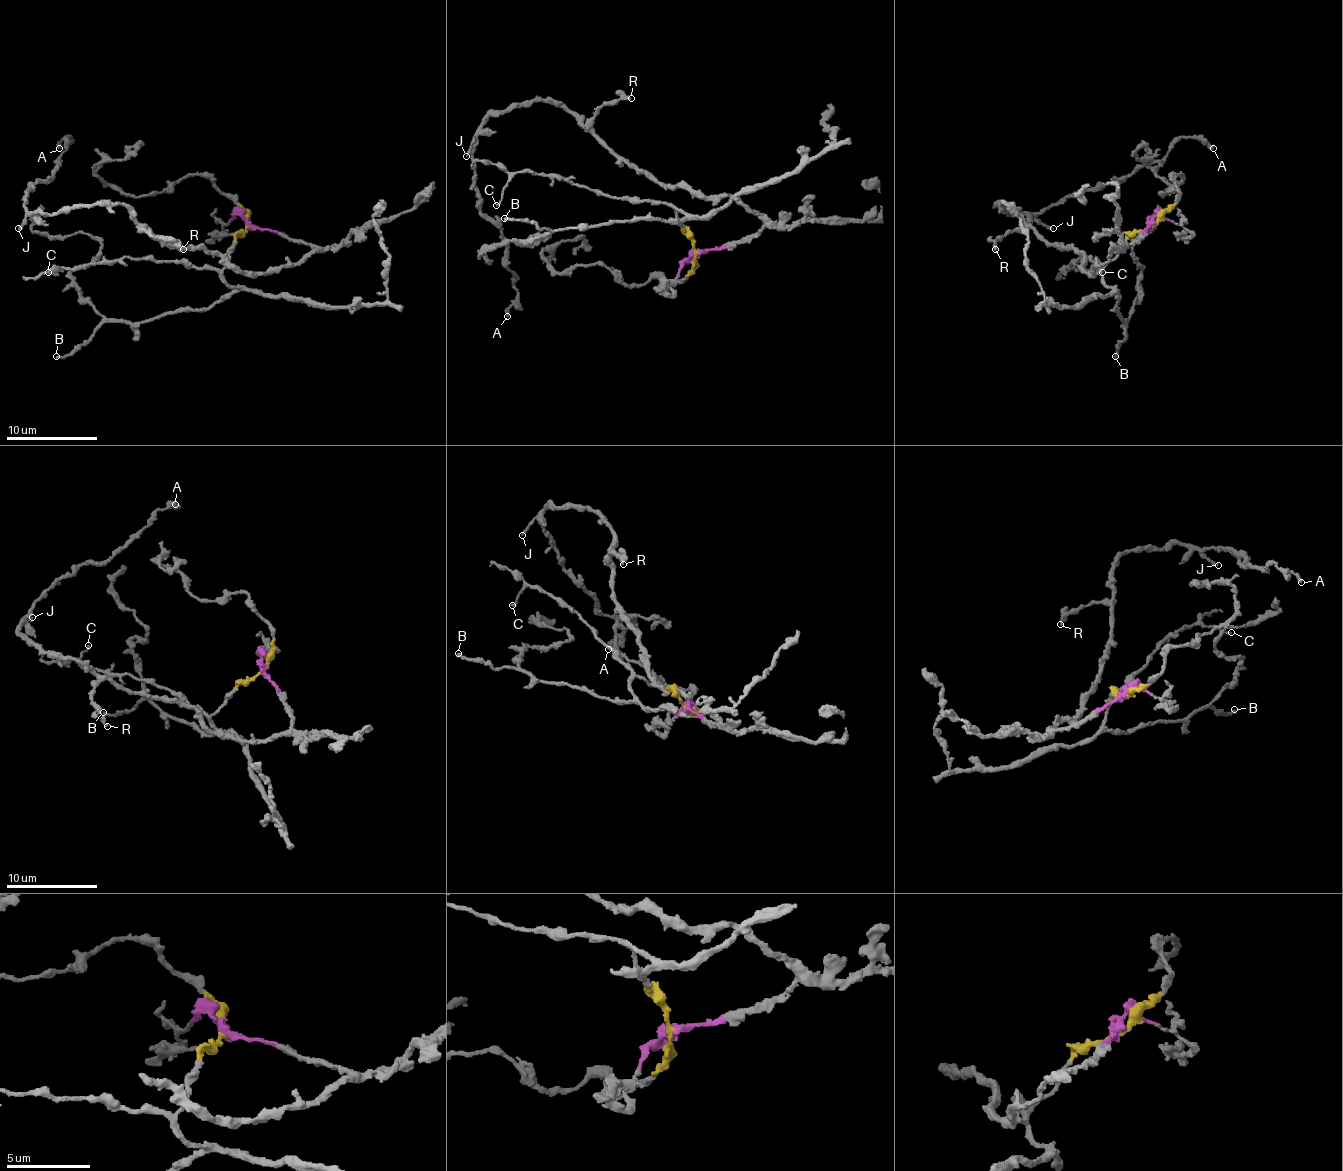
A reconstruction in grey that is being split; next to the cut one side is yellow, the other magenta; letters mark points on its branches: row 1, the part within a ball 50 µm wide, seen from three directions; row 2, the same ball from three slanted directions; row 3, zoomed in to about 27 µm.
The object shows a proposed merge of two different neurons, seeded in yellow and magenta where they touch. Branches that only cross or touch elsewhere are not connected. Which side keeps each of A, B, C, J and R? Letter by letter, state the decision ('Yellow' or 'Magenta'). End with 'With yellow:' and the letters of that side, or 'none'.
A: Magenta
B: Yellow
C: Yellow
J: Magenta
R: Magenta
With yellow: B, C

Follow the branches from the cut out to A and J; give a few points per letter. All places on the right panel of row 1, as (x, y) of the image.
A: (1151, 227), (1089, 272), (1082, 254), (998, 204), (1034, 213), (1105, 188), (1183, 138), (1212, 149)
J: (1151, 227), (1089, 272), (1082, 254), (1057, 249), (1009, 206), (998, 204), (1007, 213), (1032, 213), (1053, 229)

